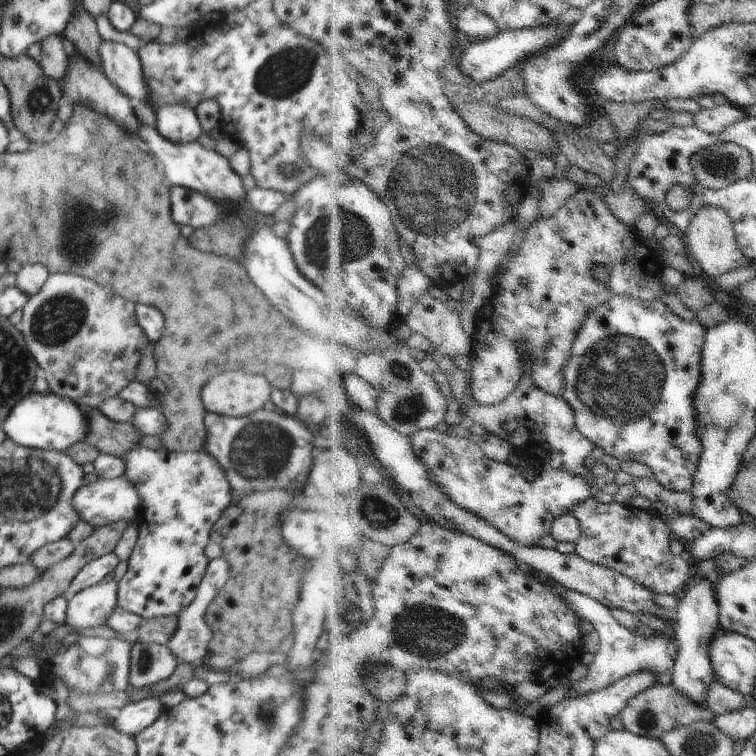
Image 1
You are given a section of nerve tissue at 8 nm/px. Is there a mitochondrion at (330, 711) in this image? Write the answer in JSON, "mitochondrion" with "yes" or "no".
{"mitochondrion":"no"}

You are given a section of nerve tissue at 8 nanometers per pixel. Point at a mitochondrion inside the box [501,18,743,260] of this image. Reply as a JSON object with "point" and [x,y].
{"point":[715,163]}

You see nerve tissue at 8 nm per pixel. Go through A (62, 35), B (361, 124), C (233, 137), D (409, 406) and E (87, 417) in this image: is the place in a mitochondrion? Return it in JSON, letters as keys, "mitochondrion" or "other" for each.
{"A":"other","B":"other","C":"other","D":"mitochondrion","E":"other"}

